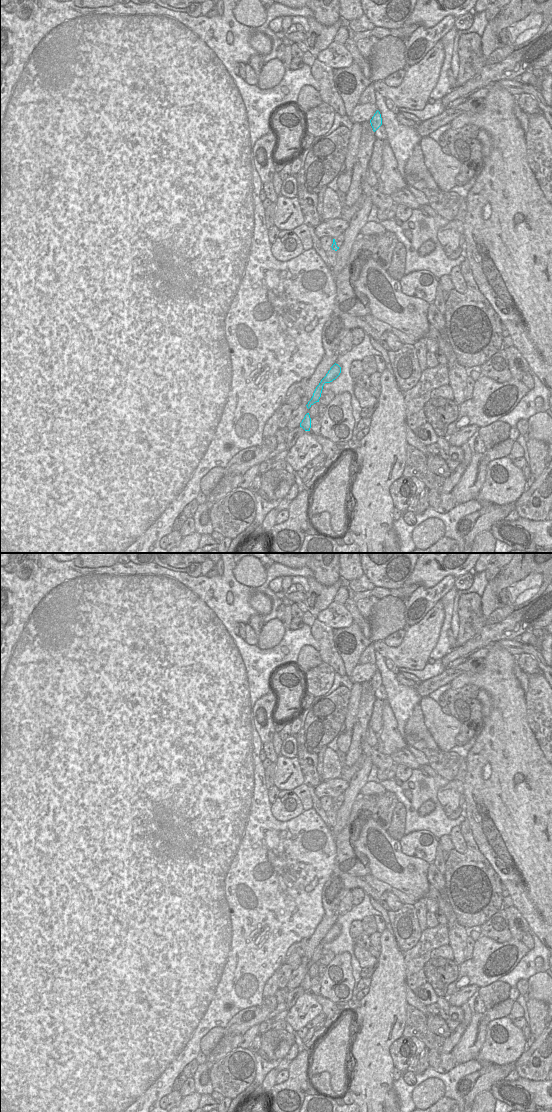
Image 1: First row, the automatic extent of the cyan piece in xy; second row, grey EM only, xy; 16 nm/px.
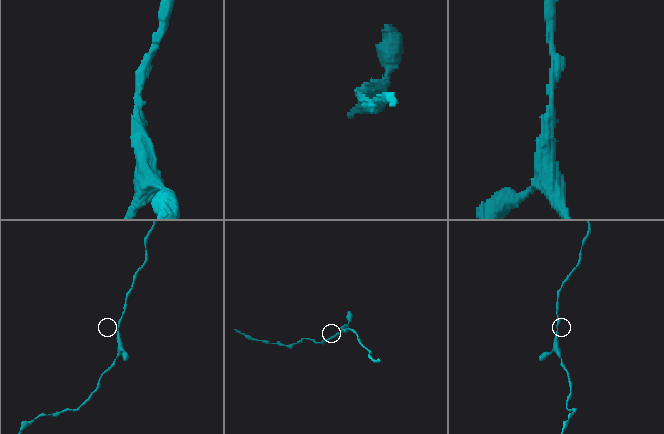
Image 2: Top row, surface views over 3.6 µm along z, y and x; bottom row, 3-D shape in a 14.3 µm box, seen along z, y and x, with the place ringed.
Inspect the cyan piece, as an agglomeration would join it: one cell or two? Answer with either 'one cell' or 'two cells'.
one cell

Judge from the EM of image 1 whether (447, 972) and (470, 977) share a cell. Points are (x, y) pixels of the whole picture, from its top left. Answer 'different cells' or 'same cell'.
different cells

